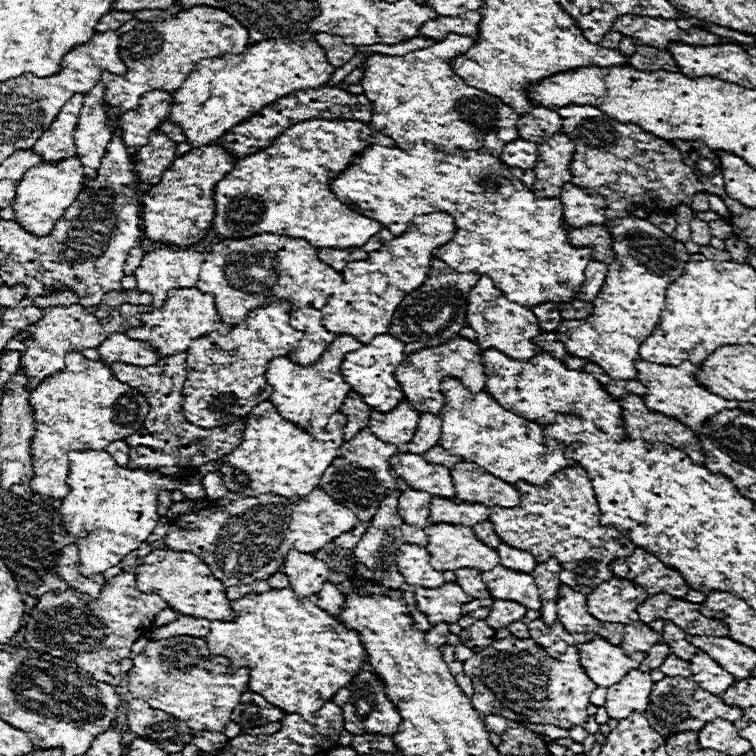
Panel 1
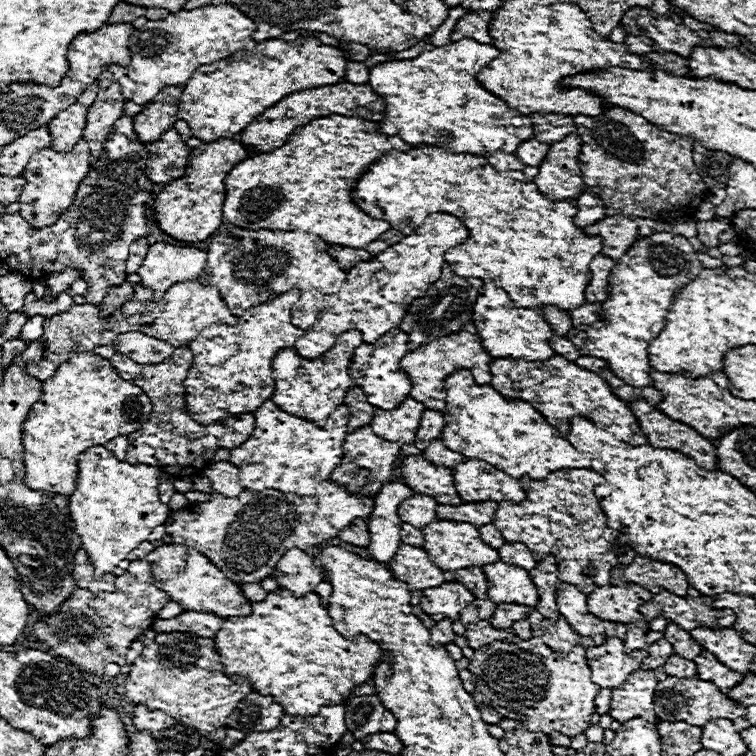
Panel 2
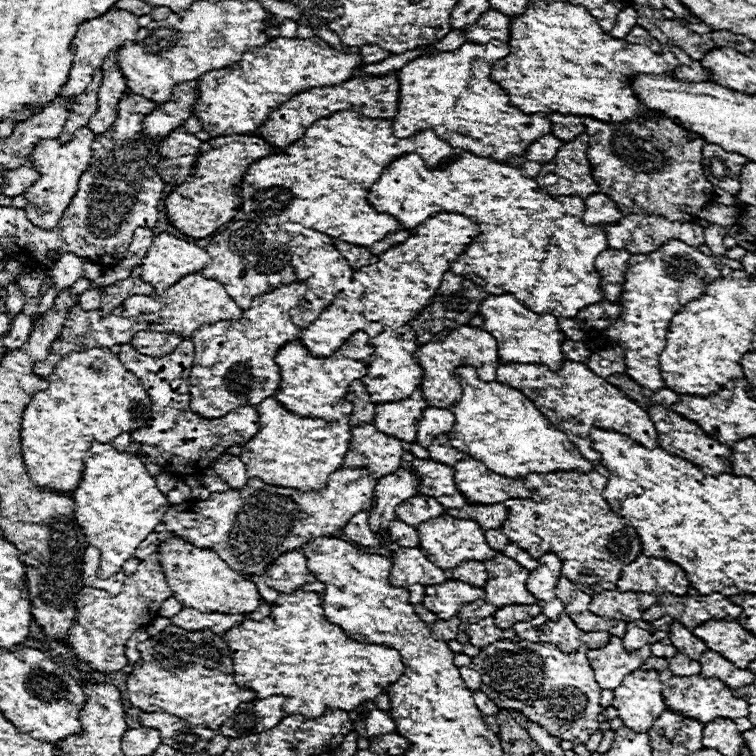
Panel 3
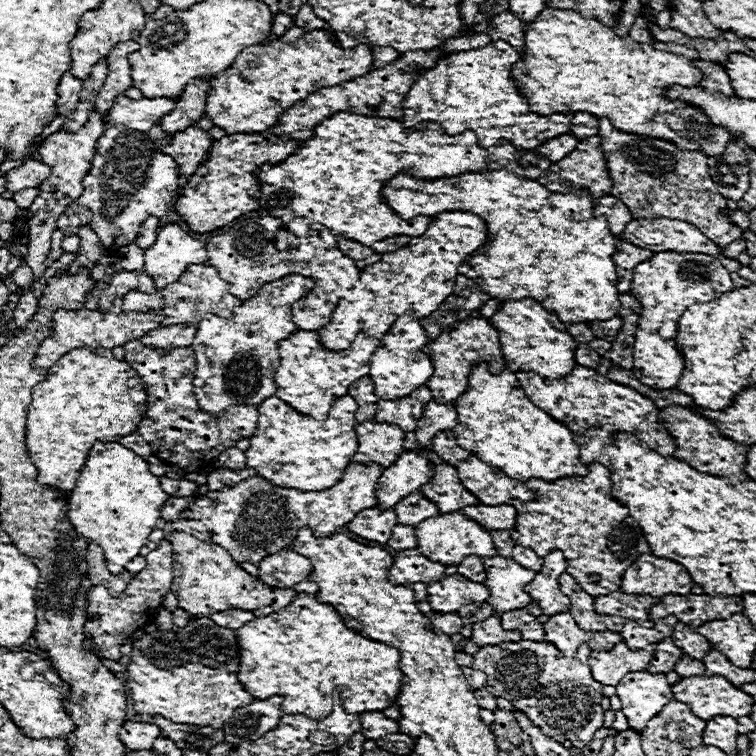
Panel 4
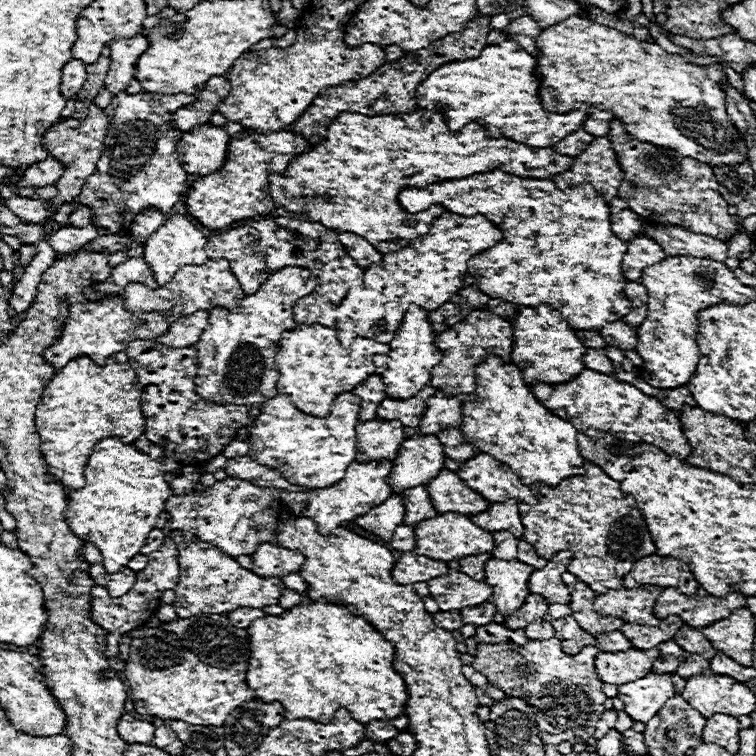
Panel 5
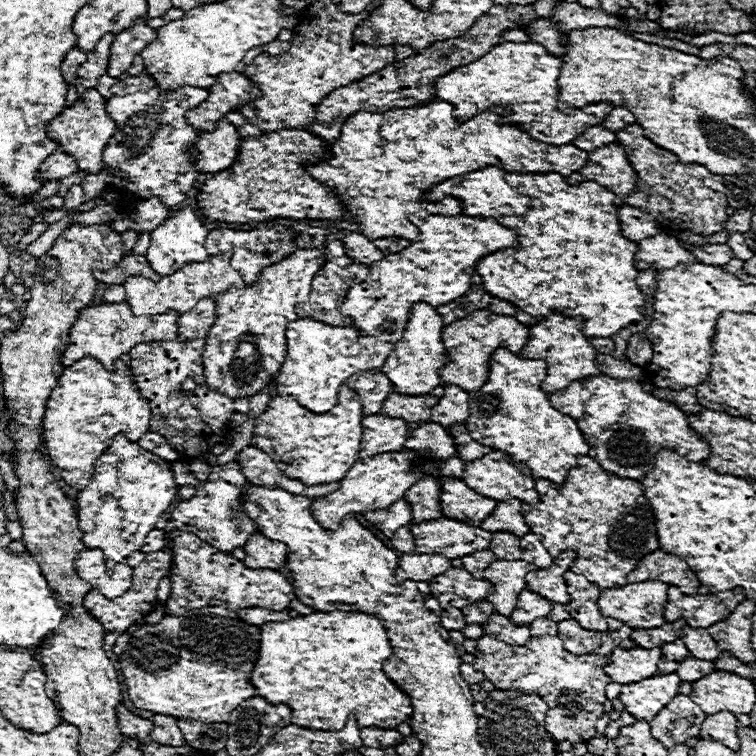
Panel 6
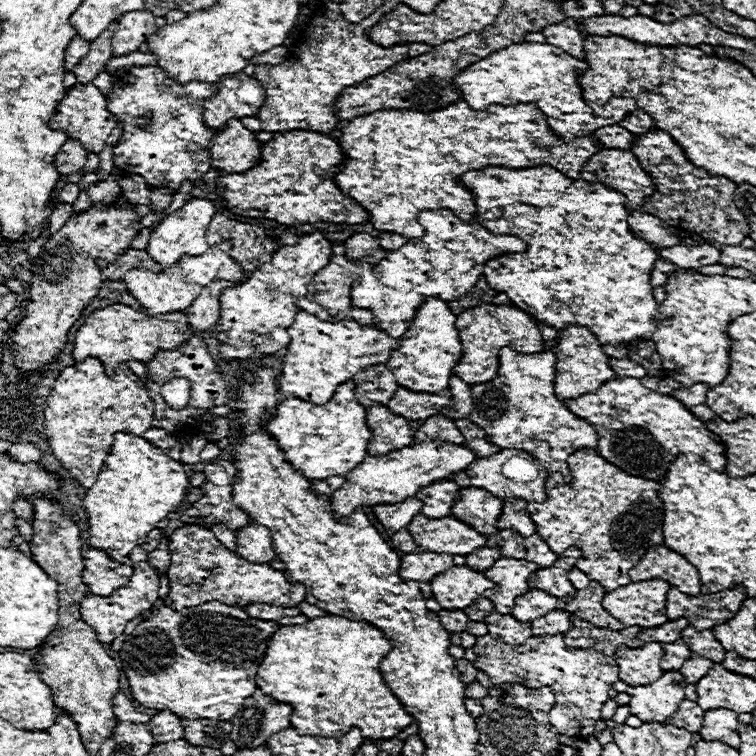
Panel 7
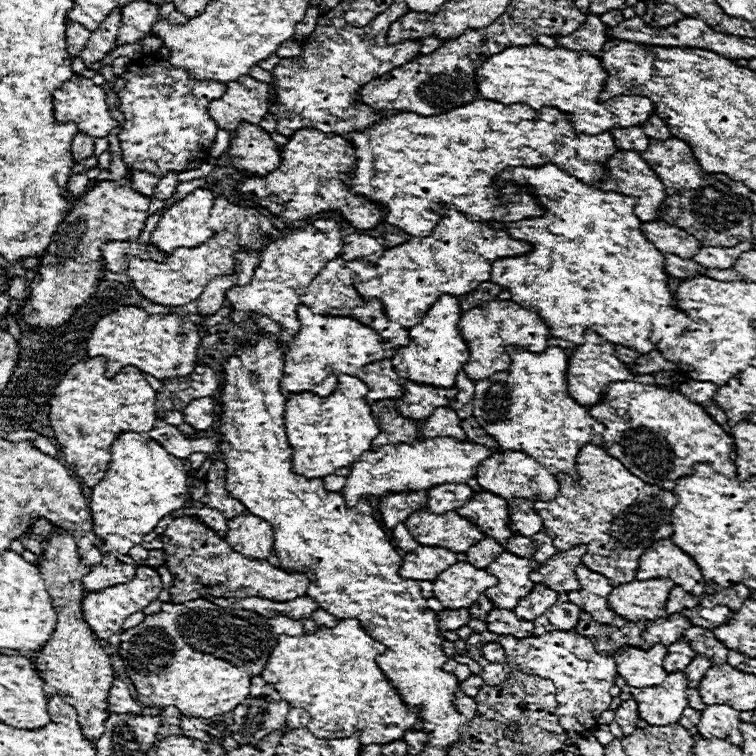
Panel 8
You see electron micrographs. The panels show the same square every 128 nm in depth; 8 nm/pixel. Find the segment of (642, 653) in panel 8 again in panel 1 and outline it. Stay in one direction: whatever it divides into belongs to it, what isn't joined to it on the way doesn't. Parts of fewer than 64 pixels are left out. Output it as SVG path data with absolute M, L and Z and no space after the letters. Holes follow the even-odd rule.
M600 636L576 648L580 650L580 664L584 664L584 672L588 674L588 678L592 678L596 686L604 688L620 682L642 662L640 656L630 656L620 646L614 646Z

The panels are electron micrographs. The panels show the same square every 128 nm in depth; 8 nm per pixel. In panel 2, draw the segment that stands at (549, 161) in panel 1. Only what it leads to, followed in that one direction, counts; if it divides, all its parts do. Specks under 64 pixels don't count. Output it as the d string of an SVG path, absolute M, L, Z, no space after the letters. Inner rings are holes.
M570 134L564 140L550 146L548 158L540 164L540 172L534 182L546 198L578 198L582 194L584 180L580 174L578 154L582 140L578 134Z

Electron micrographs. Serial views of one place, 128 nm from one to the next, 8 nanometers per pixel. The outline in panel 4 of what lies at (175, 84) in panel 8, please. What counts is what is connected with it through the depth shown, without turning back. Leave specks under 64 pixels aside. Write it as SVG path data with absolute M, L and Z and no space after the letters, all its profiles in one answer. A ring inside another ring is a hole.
M120 94L114 100L112 110L106 112L106 126L104 134L100 136L100 146L96 146L96 162L92 162L92 170L88 172L88 178L84 178L84 194L68 206L68 210L58 218L58 228L64 234L78 234L78 226L88 224L100 238L100 242L108 248L118 252L118 248L134 242L138 236L140 224L148 216L162 218L172 204L172 200L178 194L178 166L168 154L164 154L164 146L170 144L170 136L162 130L160 120L164 114L174 110L176 100L174 98L140 98L132 100Z

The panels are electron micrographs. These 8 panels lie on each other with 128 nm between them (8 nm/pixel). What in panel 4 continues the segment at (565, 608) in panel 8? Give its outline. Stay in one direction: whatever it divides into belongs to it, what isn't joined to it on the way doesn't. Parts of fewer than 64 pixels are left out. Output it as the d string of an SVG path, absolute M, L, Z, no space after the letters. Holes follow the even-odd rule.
M530 622L528 626L520 626L520 634L522 634L522 640L528 638L532 642L540 642L546 636L544 624L540 624L540 622Z

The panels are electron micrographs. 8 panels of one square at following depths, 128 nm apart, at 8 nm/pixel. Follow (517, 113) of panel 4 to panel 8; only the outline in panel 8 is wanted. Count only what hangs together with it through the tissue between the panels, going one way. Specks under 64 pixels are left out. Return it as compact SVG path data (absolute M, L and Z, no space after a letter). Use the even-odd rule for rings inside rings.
M540 44L506 48L504 52L488 58L476 72L482 98L500 104L524 102L532 108L548 106L564 110L564 114L572 114L572 124L578 134L594 134L616 126L640 126L654 114L656 106L646 96L614 96L600 102L606 78L608 72L602 68L598 56L586 52L578 54L566 48L544 48Z

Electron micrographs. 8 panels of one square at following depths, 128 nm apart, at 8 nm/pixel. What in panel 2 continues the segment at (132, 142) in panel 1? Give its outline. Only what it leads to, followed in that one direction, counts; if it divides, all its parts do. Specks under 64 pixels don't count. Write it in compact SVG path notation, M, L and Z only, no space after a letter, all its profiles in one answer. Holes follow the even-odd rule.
M168 86L164 94L156 96L156 102L144 106L140 114L136 114L136 132L140 132L142 142L158 140L172 124L178 120L178 100L182 96L182 86Z

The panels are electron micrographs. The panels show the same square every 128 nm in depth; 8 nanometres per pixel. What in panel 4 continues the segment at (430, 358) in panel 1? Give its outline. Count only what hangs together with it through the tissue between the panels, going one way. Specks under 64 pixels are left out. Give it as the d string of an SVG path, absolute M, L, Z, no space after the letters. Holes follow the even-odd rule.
M478 316L478 318L466 318L462 322L456 322L450 328L446 328L434 342L430 342L424 348L424 352L430 354L430 358L434 362L434 374L426 382L426 386L432 390L432 398L434 400L438 400L442 404L452 404L468 388L468 374L472 370L472 362L464 360L462 354L466 350L478 350L482 354L482 360L488 362L492 374L498 374L500 370L506 368L498 330L486 318Z

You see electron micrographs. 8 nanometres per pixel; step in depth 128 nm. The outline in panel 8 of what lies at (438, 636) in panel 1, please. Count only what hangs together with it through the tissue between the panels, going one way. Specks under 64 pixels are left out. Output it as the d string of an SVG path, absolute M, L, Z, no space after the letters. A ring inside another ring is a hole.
M440 610L436 616L440 630L458 630L470 622L468 610Z

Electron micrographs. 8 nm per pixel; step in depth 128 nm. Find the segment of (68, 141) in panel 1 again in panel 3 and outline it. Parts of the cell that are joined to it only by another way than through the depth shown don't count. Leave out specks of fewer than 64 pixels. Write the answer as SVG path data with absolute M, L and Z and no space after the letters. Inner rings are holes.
M102 68L96 70L90 86L80 96L76 96L76 102L72 104L72 114L68 116L68 122L64 124L64 130L62 130L60 138L58 138L60 142L72 140L72 136L74 136L74 132L78 128L88 126L92 114L96 112L96 100L98 100L98 88L100 88L100 84L102 84Z

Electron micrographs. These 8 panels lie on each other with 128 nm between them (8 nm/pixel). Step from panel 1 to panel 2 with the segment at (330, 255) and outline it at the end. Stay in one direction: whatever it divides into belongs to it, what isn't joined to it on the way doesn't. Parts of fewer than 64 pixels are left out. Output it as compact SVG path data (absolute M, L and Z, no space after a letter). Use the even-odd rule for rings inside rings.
M330 244L330 254L340 262L342 268L350 270L352 266L356 266L358 262L368 262L372 260L372 254L366 252L366 250L352 250L348 246L336 246L336 244Z

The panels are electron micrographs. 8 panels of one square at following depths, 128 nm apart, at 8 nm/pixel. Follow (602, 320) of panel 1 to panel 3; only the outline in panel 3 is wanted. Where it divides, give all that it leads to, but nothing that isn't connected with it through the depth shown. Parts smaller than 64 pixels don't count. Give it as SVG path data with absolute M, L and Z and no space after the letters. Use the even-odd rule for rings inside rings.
M668 242L656 252L632 256L628 264L630 266L624 280L624 292L620 298L620 320L600 334L588 332L584 344L590 350L596 350L606 342L622 344L626 350L626 374L640 386L656 392L666 388L666 382L660 374L660 354L666 346L666 332L672 316L680 312L688 302L700 298L712 280L722 278L722 272L714 256L706 256L698 248L684 246L684 242Z

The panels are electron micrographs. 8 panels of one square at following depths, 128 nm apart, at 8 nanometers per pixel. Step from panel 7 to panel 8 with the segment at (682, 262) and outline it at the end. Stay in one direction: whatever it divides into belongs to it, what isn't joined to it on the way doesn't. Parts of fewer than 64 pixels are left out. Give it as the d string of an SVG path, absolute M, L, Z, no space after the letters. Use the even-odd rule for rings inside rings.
M742 242L740 246L732 246L732 248L714 248L714 246L702 246L700 252L692 258L694 262L698 262L704 268L732 268L736 264L736 260L740 258L742 252L752 250L750 242Z

